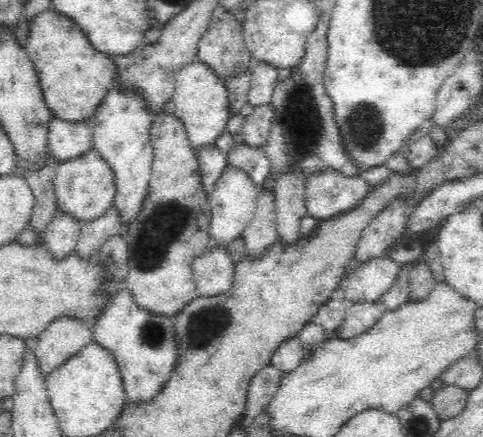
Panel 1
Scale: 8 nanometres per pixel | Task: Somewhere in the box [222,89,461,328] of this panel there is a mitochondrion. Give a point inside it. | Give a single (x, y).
(364, 124)

